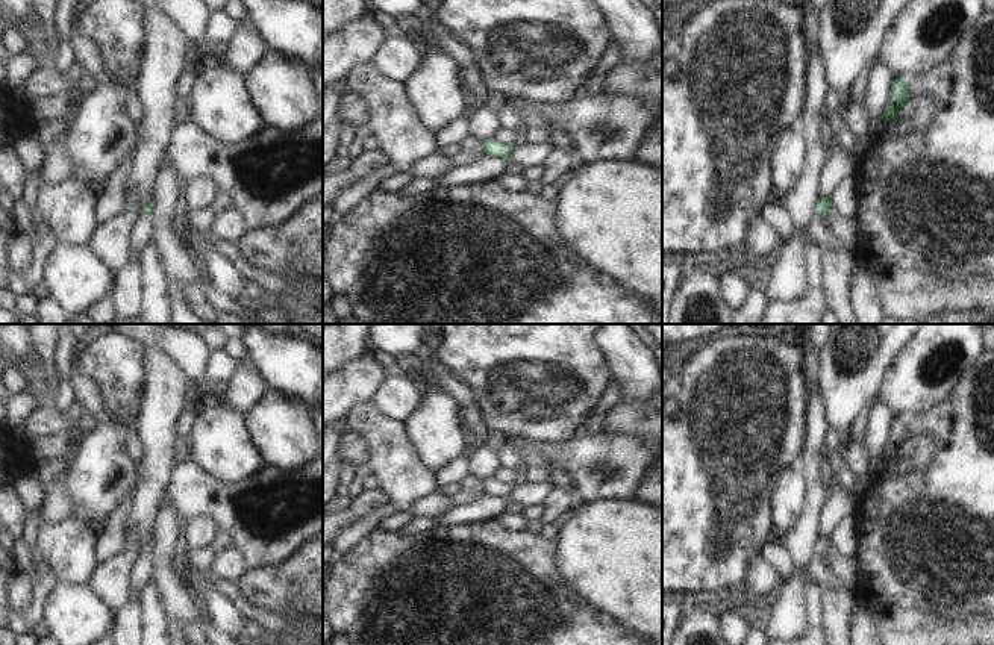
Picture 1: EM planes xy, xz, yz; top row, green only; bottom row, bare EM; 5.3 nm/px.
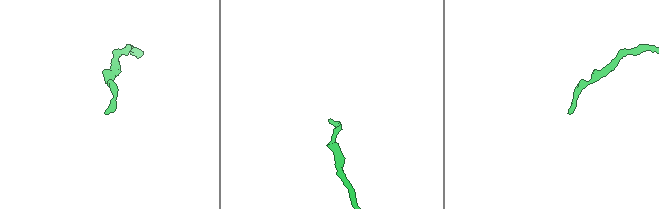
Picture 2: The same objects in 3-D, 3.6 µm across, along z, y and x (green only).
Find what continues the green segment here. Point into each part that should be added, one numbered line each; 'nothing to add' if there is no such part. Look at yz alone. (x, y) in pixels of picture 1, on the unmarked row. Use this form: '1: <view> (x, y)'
nothing to add

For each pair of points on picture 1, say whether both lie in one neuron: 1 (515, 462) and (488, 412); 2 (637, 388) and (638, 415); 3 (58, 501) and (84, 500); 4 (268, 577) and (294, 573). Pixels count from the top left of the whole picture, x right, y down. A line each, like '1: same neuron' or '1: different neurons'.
1: different neurons
2: different neurons
3: different neurons
4: same neuron

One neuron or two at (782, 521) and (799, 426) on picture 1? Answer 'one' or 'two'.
two

